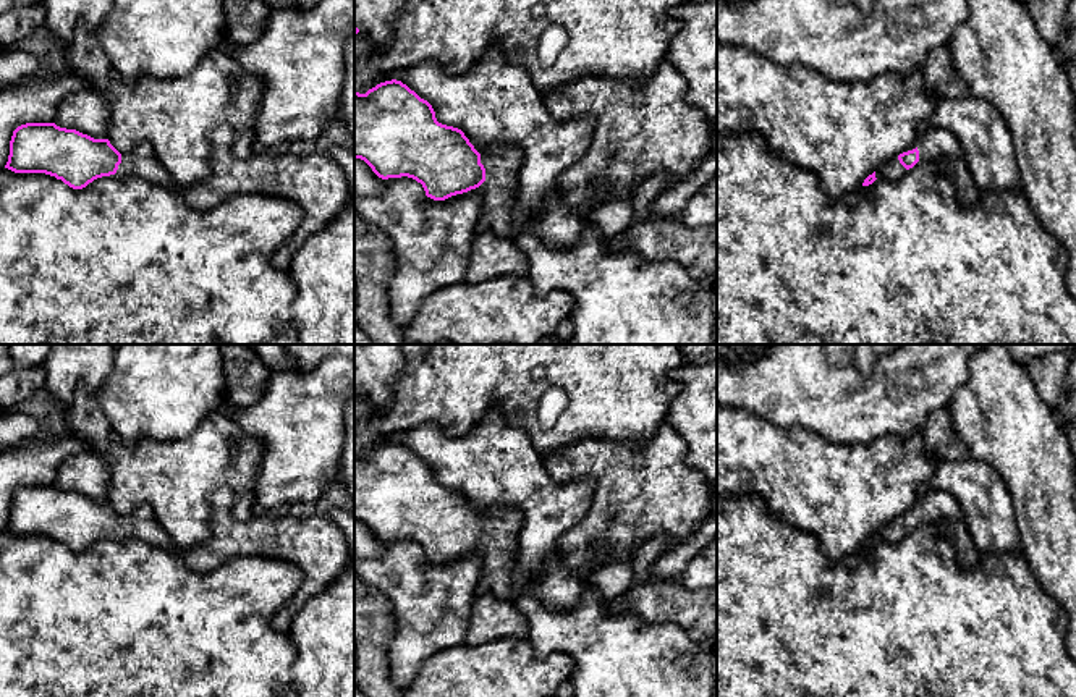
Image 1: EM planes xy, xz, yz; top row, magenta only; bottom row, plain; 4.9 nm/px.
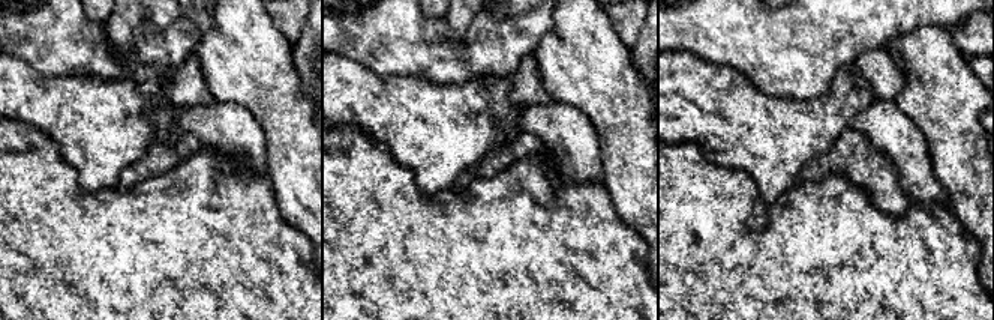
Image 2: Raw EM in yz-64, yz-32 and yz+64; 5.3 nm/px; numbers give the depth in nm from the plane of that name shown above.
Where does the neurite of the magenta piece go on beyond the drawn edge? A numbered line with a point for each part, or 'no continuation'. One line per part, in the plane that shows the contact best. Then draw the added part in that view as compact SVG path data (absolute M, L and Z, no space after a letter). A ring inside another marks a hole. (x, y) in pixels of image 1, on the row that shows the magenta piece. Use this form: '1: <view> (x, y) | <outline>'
1: xz (502, 164) | M494 146L481 152L485 168L477 233L494 233L502 239L515 236L515 197L519 186L523 152L513 146Z

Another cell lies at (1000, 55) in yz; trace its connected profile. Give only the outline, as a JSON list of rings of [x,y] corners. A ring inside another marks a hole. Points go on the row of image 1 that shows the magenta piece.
[[[969,0],[969,18],[948,47],[969,94],[990,103],[1008,125],[1021,189],[1040,225],[1065,246],[1066,288],[1076,298],[1076,95],[1066,71],[1018,0]]]

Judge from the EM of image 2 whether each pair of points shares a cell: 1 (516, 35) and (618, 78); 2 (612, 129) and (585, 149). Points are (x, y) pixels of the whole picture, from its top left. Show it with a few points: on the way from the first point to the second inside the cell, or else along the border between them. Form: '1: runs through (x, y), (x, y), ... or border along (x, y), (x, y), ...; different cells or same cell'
1: border along (553, 15), (553, 24), (531, 53); different cells
2: border along (580, 110), (589, 119), (597, 134), (603, 175); different cells

